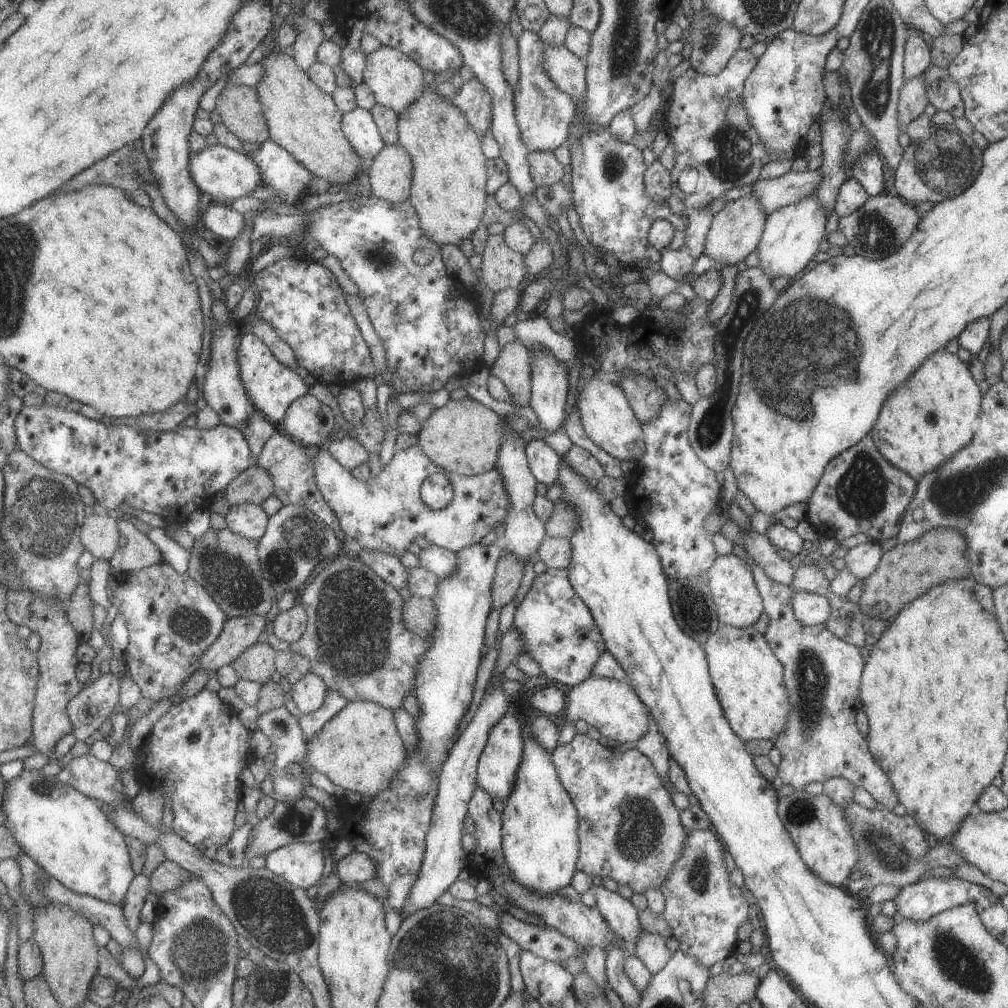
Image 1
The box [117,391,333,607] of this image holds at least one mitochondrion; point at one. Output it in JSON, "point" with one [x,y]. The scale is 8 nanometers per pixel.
{"point":[302,536]}

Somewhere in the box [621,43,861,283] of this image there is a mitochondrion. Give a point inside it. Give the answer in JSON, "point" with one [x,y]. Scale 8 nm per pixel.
{"point":[730,158]}

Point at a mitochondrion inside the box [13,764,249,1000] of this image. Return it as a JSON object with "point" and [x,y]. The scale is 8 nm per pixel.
{"point":[196,944]}

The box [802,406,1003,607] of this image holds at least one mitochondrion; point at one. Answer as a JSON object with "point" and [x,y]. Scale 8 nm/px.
{"point":[861,492]}

